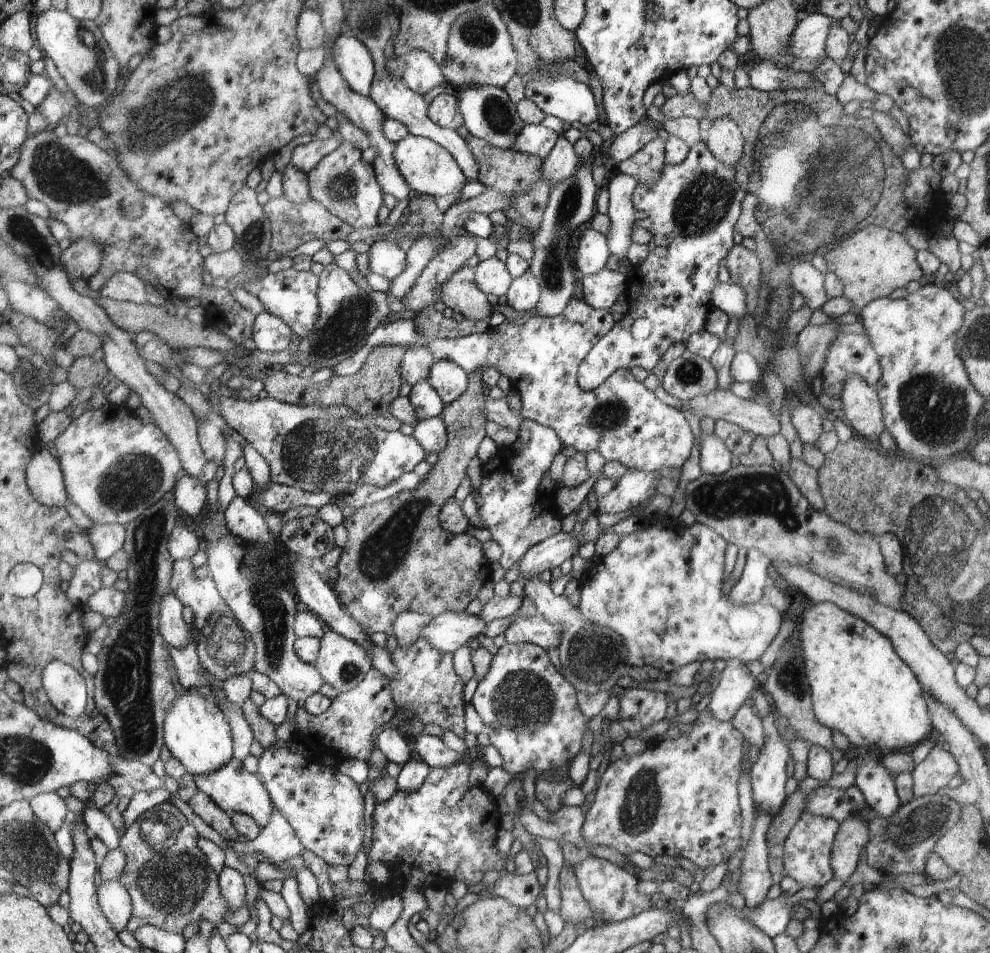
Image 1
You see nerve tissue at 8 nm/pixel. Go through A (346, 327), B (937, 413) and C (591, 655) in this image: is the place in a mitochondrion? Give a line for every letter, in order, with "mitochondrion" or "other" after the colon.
A: mitochondrion
B: mitochondrion
C: mitochondrion

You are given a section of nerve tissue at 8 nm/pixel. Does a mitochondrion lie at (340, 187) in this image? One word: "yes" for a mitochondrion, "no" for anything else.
yes

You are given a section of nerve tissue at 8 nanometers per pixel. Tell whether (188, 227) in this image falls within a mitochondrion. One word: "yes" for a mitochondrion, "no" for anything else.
no

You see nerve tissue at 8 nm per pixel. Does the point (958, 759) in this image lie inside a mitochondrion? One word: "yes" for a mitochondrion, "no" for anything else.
no

